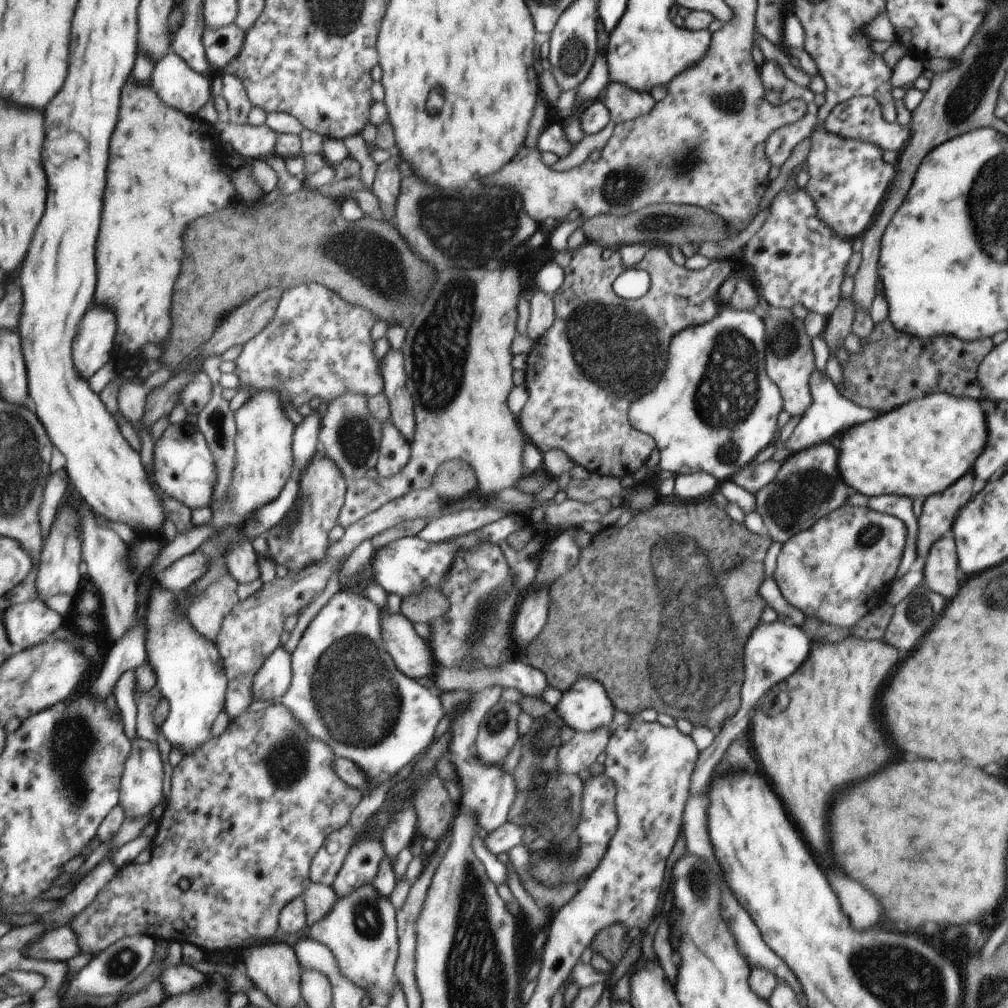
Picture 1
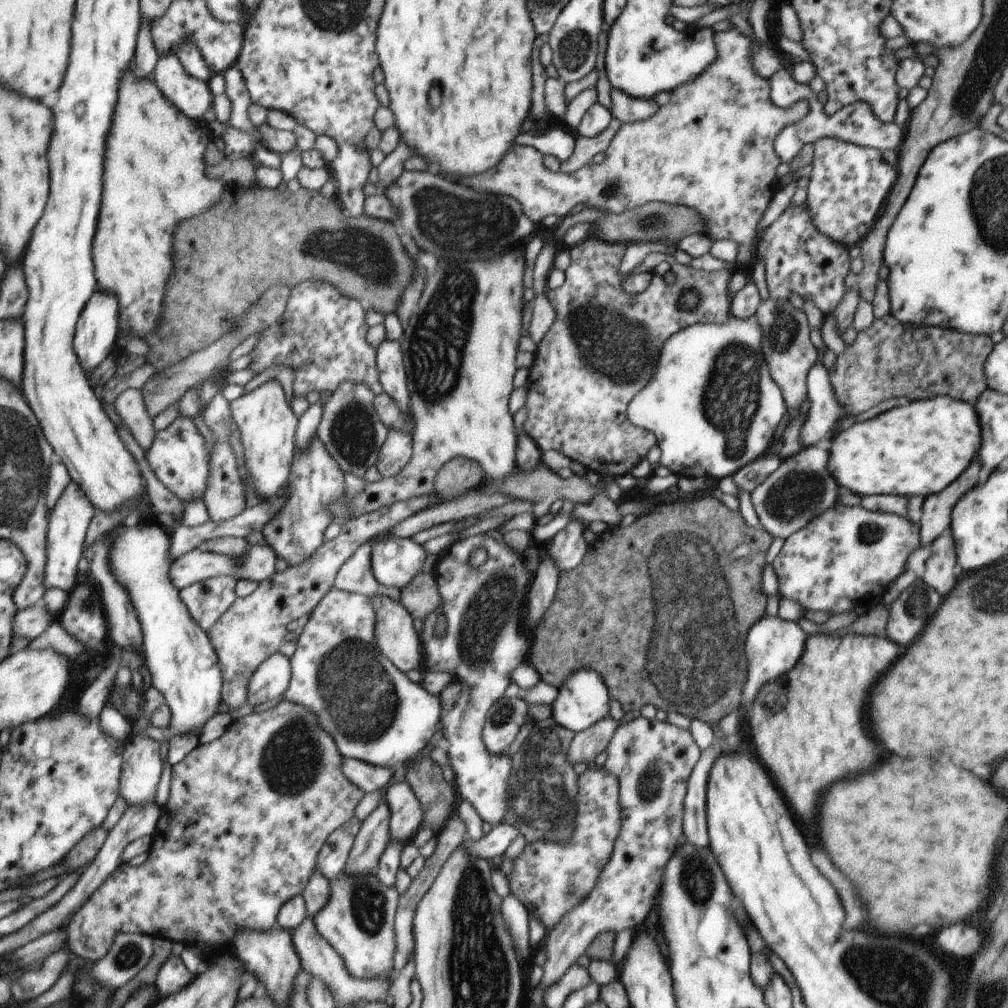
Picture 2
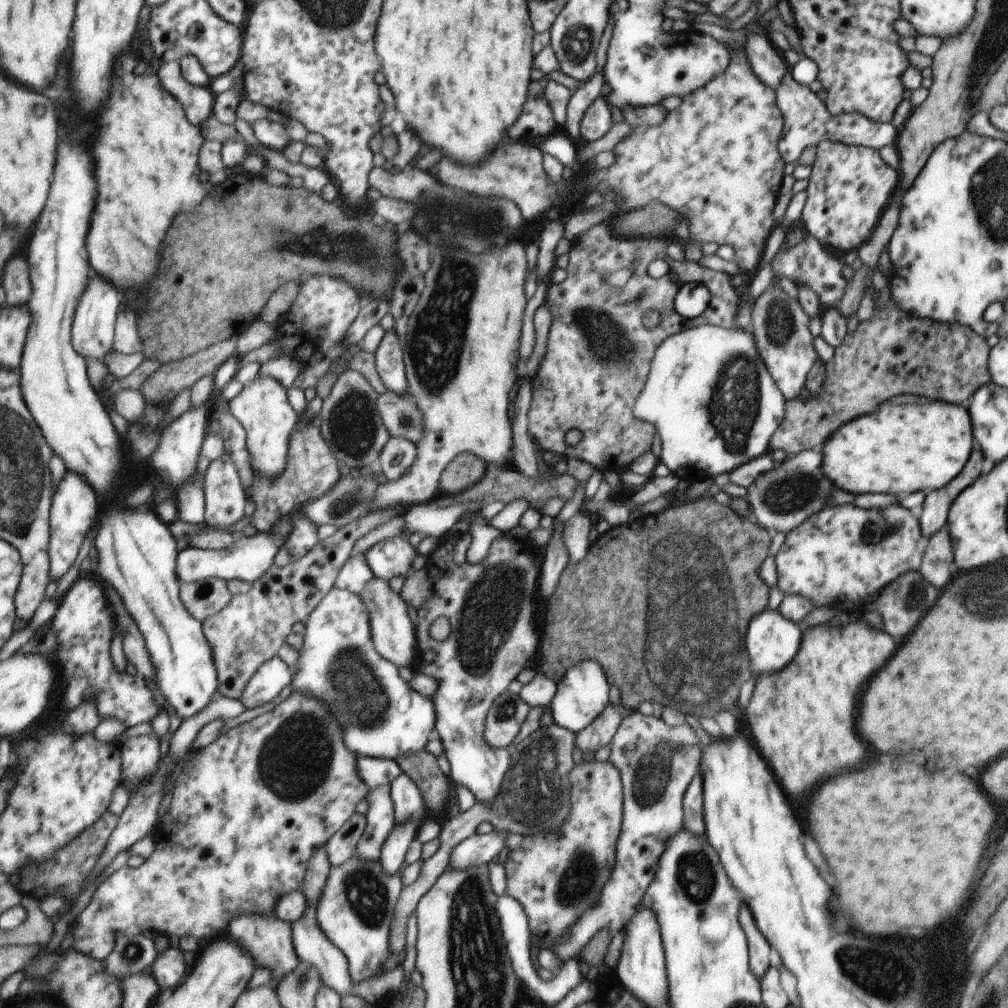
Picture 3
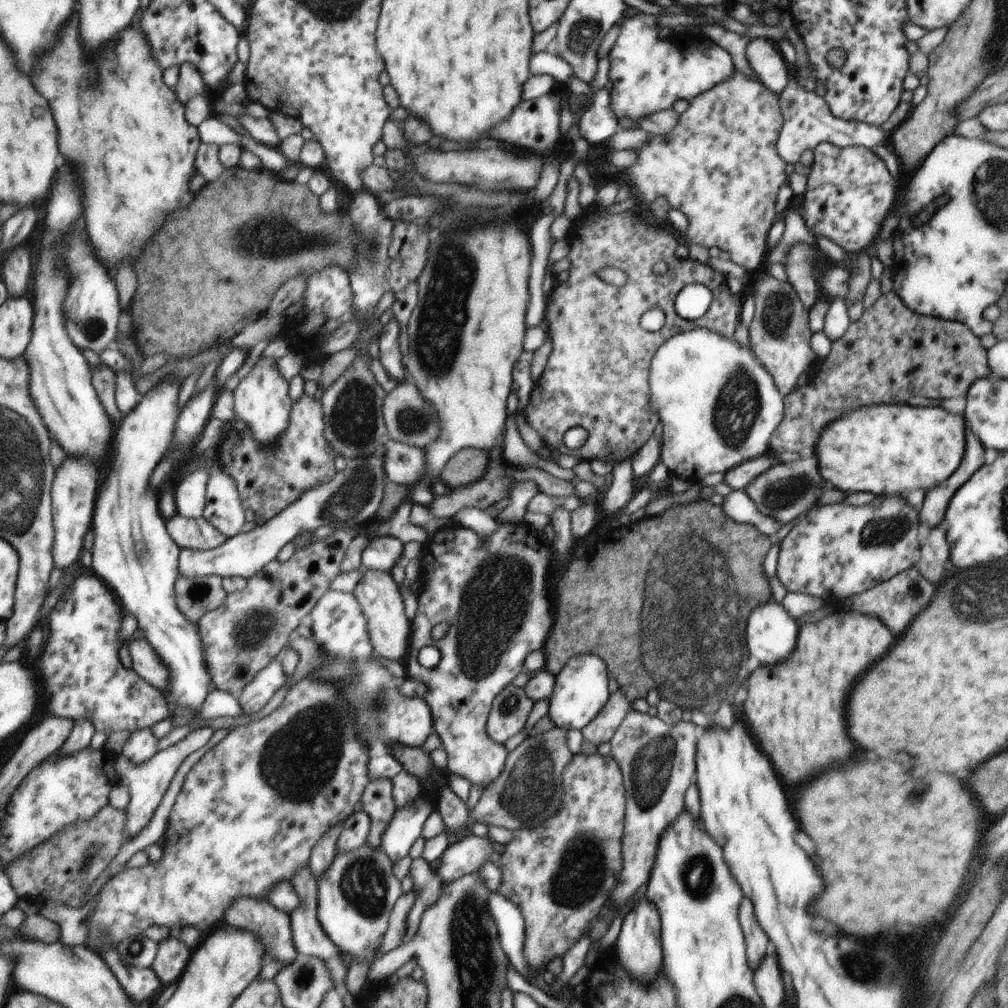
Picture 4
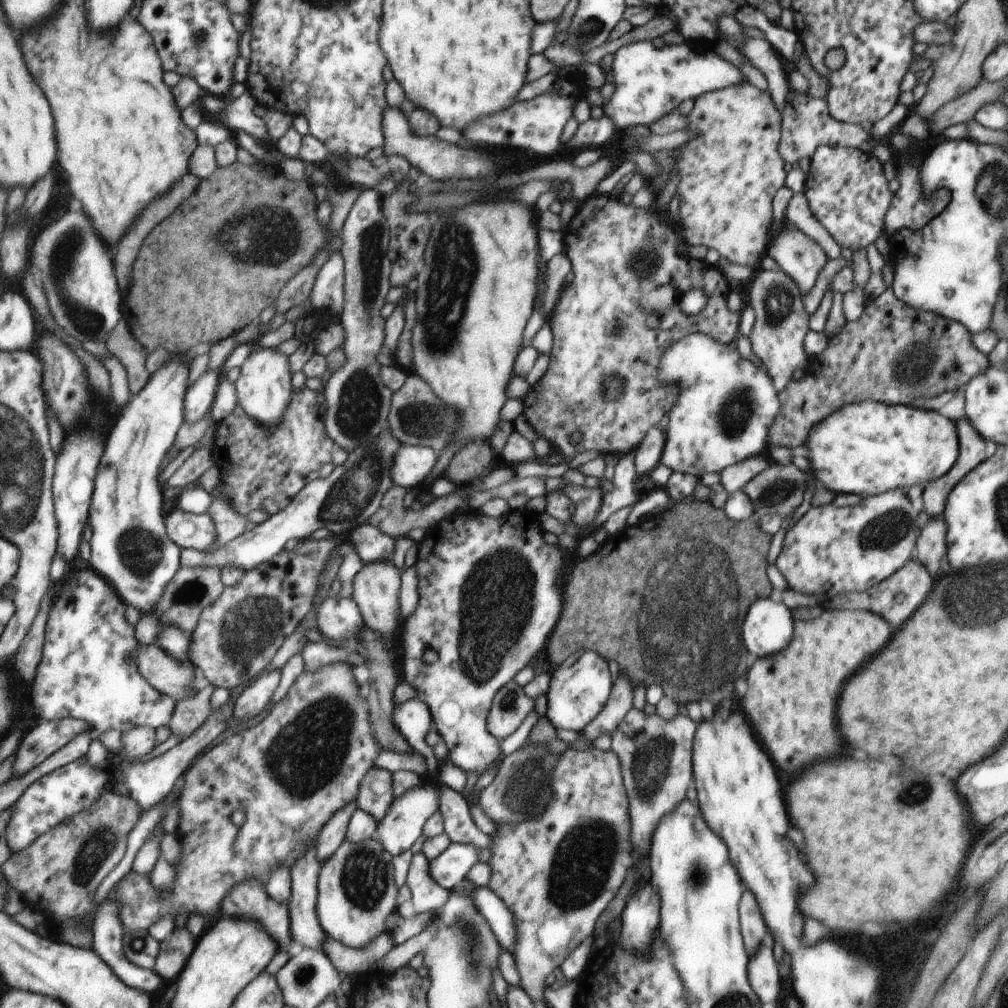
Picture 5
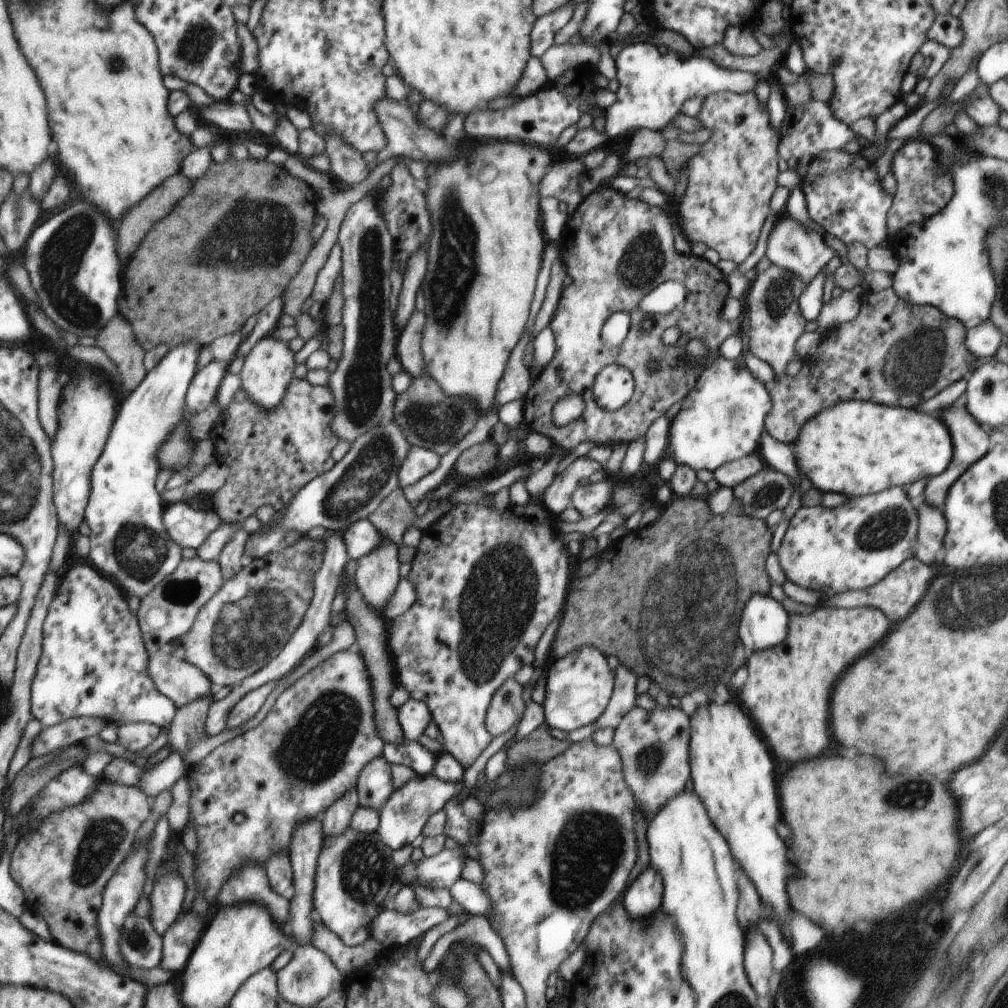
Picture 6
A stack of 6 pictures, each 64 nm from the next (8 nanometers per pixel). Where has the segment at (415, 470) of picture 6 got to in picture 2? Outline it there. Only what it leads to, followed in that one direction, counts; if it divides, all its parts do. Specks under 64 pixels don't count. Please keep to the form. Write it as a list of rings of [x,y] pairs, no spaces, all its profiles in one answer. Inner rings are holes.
[[[388,429],[387,438],[379,451],[375,465],[382,477],[397,476],[405,468],[413,454],[411,434],[399,429]]]

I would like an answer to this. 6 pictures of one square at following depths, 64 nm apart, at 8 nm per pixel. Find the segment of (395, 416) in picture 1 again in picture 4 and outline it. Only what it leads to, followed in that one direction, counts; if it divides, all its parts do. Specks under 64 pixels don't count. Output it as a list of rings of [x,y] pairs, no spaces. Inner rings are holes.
[[[392,318],[388,324],[383,325],[378,338],[380,359],[384,370],[392,380],[400,385],[405,380],[405,368],[402,364],[402,353],[399,345],[400,326],[396,318]]]

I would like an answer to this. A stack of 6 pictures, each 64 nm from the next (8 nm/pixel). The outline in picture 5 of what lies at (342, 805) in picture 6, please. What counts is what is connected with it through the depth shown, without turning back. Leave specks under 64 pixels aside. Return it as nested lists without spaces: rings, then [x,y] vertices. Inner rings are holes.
[[[354,800],[344,811],[335,815],[335,818],[327,825],[327,828],[324,828],[323,836],[317,844],[317,858],[323,866],[345,844],[352,821],[352,814],[356,810],[357,805]]]

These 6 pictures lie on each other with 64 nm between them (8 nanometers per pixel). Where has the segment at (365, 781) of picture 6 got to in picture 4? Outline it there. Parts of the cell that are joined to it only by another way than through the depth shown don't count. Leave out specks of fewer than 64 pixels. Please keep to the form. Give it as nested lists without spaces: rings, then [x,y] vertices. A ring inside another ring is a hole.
[[[374,778],[368,780],[367,788],[364,788],[363,811],[370,817],[370,834],[365,844],[370,848],[380,846],[380,838],[390,824],[396,804],[394,802],[394,782],[388,778]]]

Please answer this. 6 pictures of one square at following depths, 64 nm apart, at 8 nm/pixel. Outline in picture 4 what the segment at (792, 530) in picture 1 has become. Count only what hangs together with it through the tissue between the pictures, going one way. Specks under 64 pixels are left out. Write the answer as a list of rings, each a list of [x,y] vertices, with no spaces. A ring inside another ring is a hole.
[[[812,456],[812,458],[802,458],[802,460],[794,462],[774,461],[773,466],[752,480],[745,491],[754,501],[758,512],[764,516],[776,518],[784,525],[798,520],[804,512],[808,512],[814,507],[814,504],[817,504],[818,498],[822,494],[822,486],[824,486],[824,480],[818,472],[818,460],[816,460],[816,456]]]

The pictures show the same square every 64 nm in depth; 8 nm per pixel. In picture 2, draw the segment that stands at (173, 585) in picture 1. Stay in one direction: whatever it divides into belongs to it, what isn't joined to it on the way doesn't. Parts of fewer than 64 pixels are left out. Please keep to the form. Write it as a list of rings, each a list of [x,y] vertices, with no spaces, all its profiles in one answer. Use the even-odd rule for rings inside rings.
[[[268,542],[263,545],[251,545],[249,552],[240,559],[228,557],[215,551],[208,551],[204,548],[198,548],[178,561],[173,562],[172,580],[178,586],[179,590],[184,591],[187,587],[202,583],[212,577],[221,575],[231,575],[236,579],[249,579],[262,584],[266,580],[272,579],[278,573],[278,557],[274,548]]]

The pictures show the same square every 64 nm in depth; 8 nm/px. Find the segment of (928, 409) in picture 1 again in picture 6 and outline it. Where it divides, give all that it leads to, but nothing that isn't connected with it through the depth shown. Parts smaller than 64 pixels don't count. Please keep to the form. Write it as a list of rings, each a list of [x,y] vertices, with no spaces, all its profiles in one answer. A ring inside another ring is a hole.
[[[850,400],[820,412],[820,420],[812,420],[800,436],[798,464],[806,472],[813,486],[822,492],[840,492],[846,496],[864,496],[888,490],[892,486],[908,486],[920,478],[942,474],[954,454],[952,436],[945,422],[935,413],[916,409],[891,407],[871,401]]]

